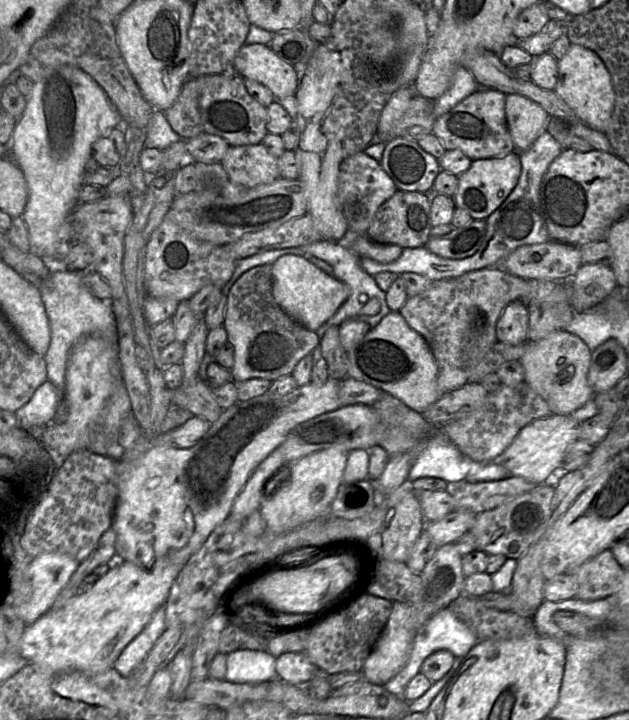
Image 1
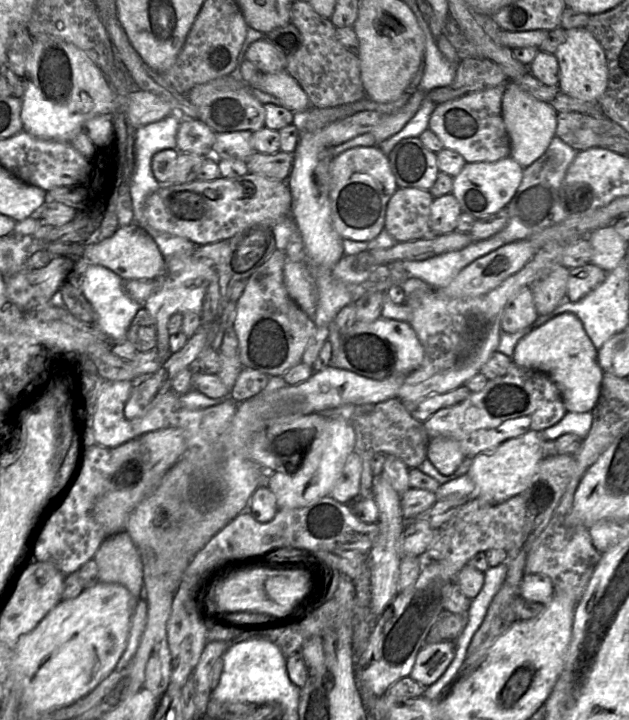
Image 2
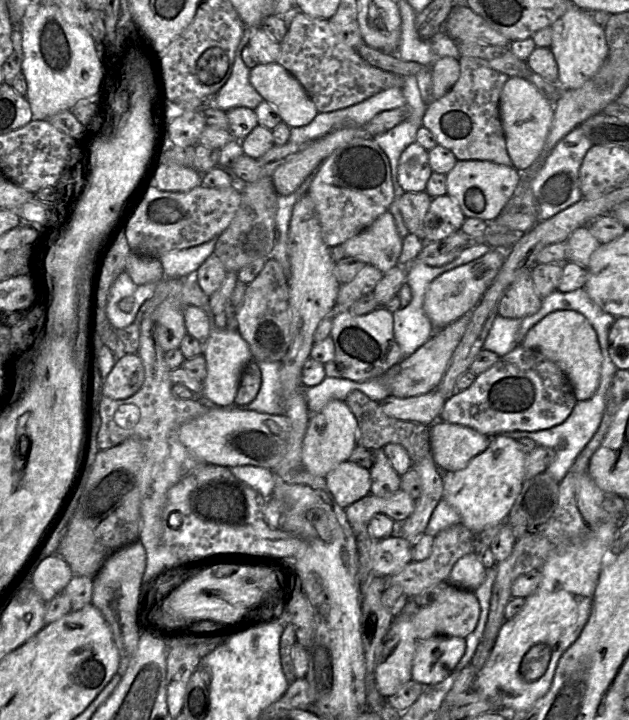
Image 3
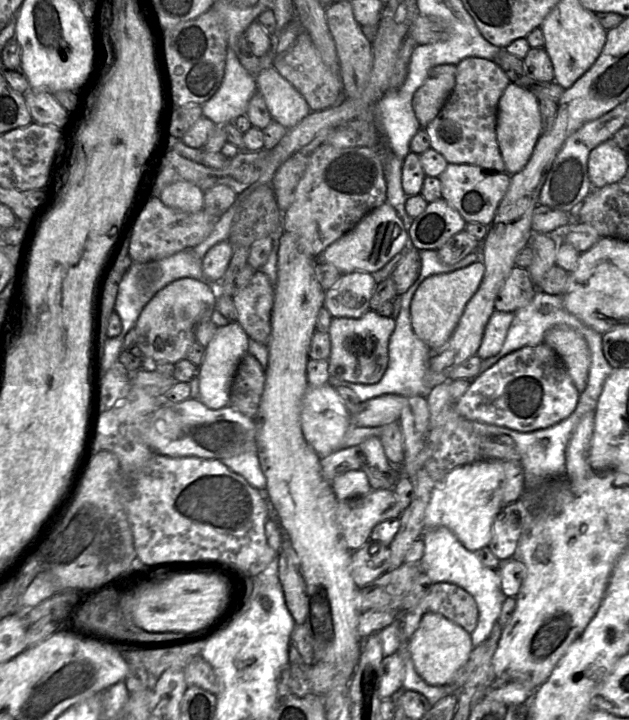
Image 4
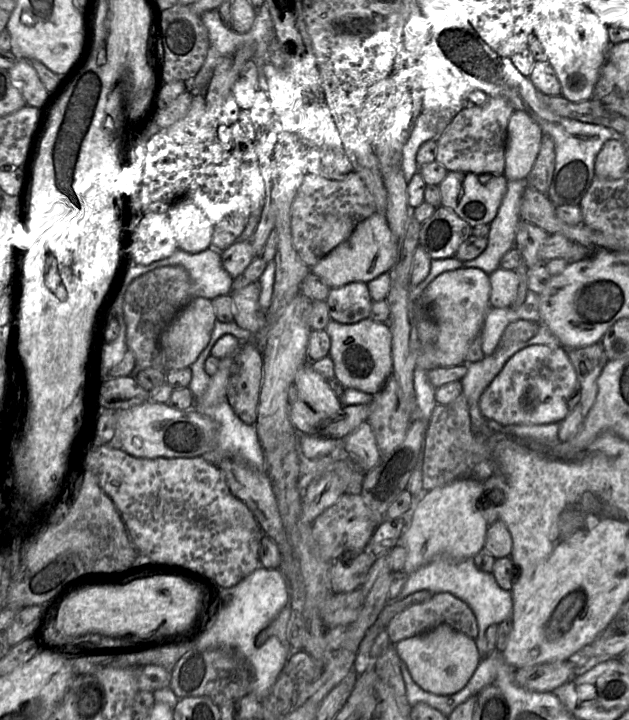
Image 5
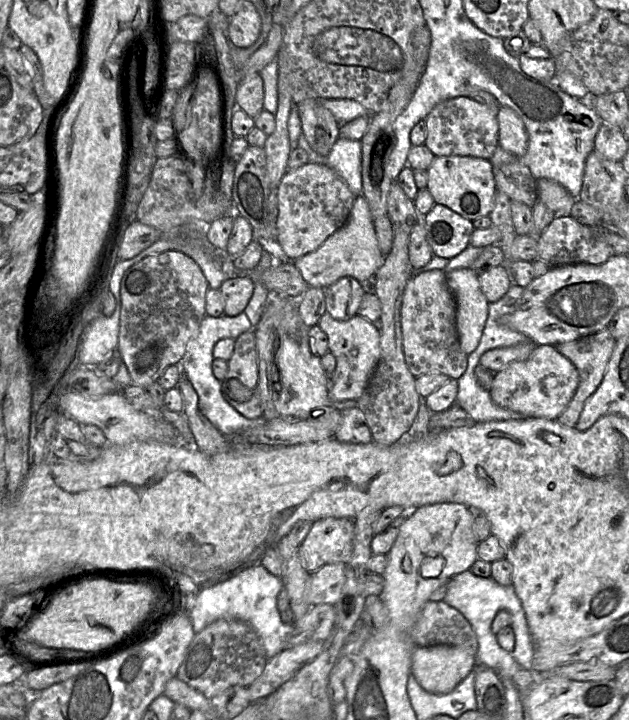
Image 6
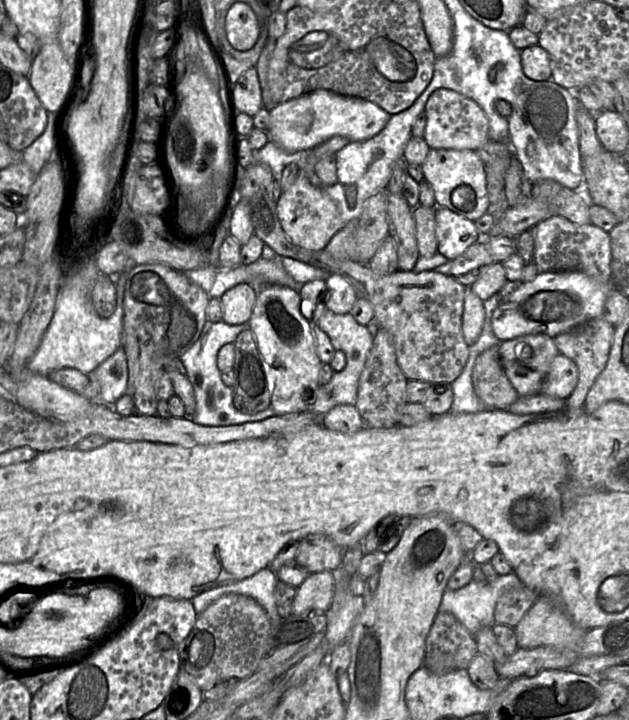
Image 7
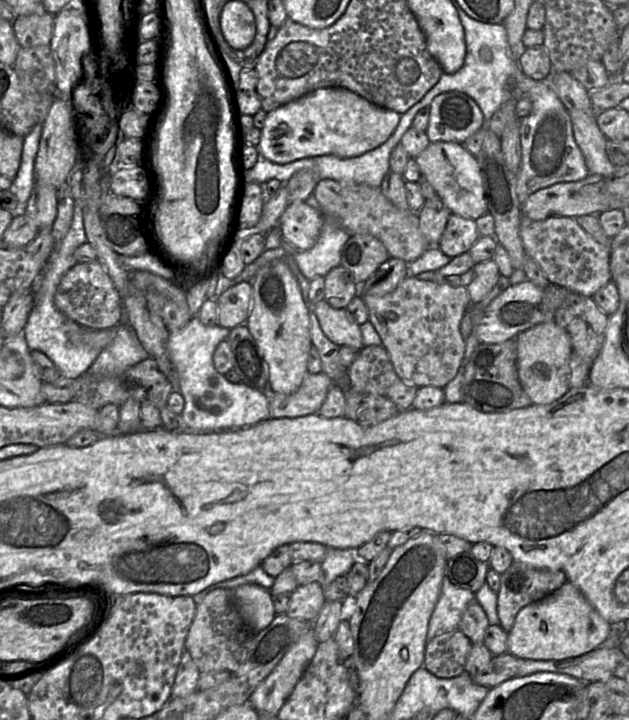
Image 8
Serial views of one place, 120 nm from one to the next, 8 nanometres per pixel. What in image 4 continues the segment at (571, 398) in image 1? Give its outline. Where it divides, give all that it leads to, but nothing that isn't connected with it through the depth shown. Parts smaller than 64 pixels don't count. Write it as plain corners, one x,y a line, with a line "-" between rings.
556,326
545,333
543,344
557,353
577,391
580,394
584,392
591,364
586,340
572,329

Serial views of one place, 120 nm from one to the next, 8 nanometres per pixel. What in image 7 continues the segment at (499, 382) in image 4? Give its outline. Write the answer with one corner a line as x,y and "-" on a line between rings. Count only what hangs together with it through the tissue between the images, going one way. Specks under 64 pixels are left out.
559,354
543,382
541,394
567,400
578,383
578,368
573,360

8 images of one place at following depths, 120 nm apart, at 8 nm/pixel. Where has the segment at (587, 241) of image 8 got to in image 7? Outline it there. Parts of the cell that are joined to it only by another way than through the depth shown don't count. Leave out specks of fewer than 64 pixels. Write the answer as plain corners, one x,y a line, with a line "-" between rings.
553,216
532,228
534,263
543,272
580,271
602,284
611,285
611,241
609,233
593,224
579,225

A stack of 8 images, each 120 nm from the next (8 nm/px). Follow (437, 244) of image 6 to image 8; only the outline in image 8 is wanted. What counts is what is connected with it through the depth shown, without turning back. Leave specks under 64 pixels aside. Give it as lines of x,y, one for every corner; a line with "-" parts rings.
451,213
437,247
454,258
467,253
479,238
475,220

